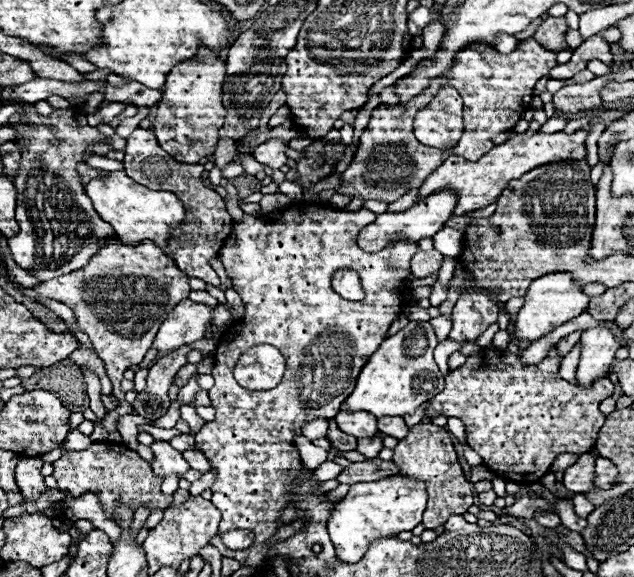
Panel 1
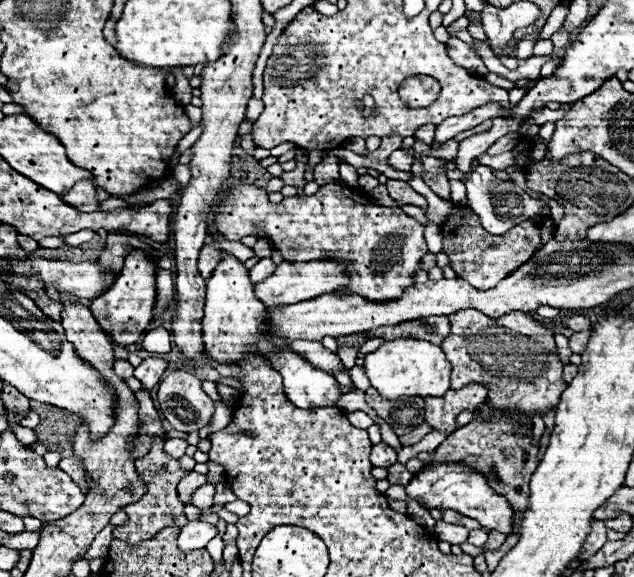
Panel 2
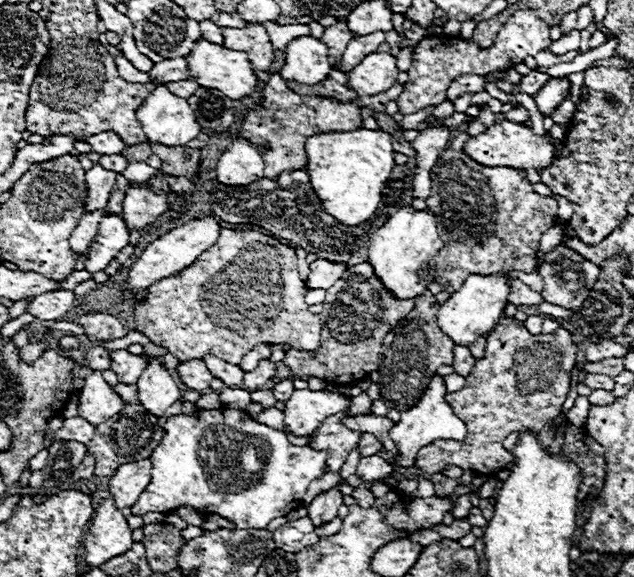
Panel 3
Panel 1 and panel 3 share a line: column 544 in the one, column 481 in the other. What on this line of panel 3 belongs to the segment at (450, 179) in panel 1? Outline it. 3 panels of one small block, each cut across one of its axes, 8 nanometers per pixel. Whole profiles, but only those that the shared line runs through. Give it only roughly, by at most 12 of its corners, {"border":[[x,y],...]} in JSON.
{"border":[[502,120],[472,136],[464,152],[486,164],[546,168],[550,136]]}

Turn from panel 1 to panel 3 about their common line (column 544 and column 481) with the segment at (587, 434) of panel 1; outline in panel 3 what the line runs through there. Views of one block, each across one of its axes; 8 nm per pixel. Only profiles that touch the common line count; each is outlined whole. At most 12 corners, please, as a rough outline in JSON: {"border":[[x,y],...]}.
{"border":[[500,318],[486,352],[448,392],[462,442],[420,448],[490,476],[512,464],[518,428],[560,414],[576,364],[570,332],[532,336]]}

